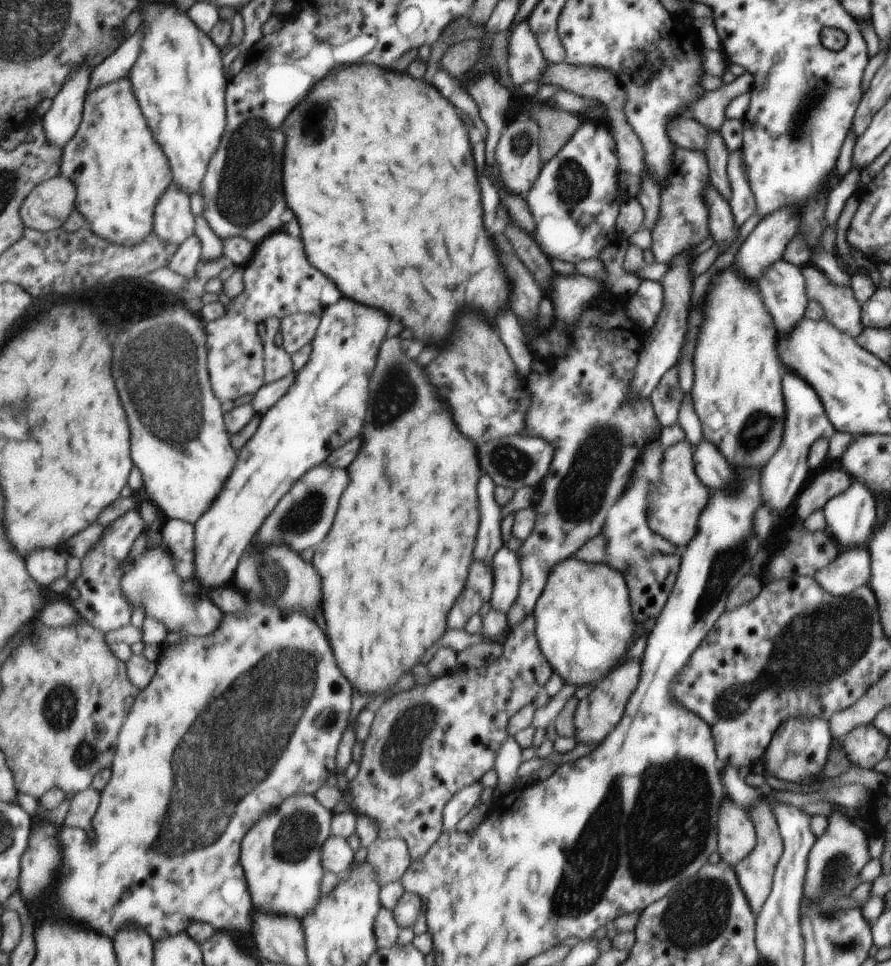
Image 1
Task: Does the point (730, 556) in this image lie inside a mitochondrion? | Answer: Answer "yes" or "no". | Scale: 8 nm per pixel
yes

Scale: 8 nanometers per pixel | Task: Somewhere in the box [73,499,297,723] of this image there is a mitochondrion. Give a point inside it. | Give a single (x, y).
(273, 579)

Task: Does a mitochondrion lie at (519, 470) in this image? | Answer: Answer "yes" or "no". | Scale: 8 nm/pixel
yes

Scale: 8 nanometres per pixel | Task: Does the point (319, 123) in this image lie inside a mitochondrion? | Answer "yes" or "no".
yes

